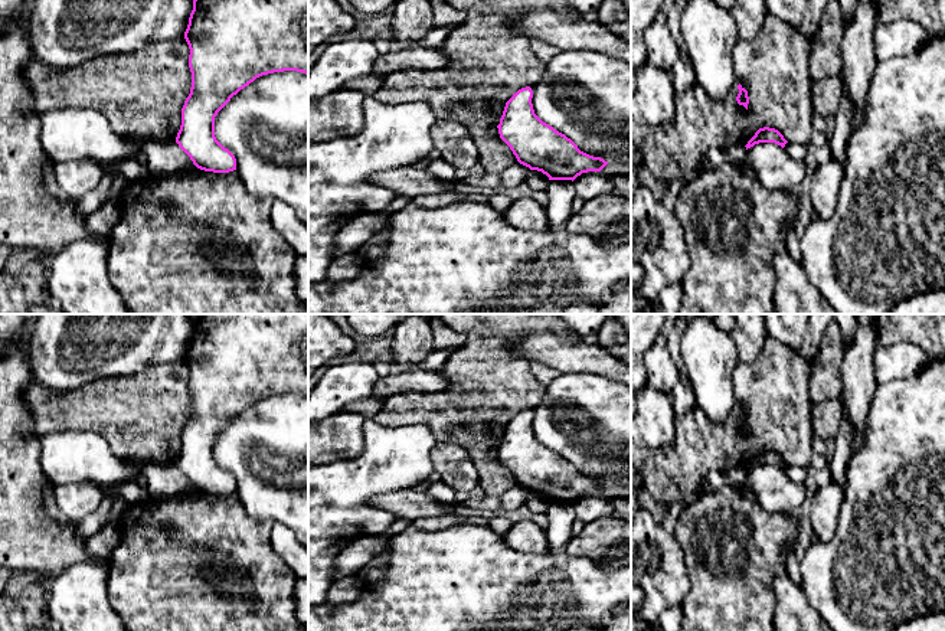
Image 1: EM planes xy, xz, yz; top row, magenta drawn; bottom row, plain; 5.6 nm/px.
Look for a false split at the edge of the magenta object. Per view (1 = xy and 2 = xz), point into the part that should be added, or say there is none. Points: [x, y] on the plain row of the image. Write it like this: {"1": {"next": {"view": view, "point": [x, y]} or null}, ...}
{"1": {"next": null}, "2": {"next": null}}

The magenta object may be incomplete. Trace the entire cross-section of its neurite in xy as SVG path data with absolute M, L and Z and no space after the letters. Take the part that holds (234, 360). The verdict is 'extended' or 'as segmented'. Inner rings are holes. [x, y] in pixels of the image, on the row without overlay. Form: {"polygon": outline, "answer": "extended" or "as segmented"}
{"polygon": "M200 314L193 323L184 362L190 372L192 411L182 431L176 465L197 491L213 496L233 494L236 481L216 462L215 439L233 418L262 398L284 393L308 398L308 314Z", "answer": "as segmented"}

